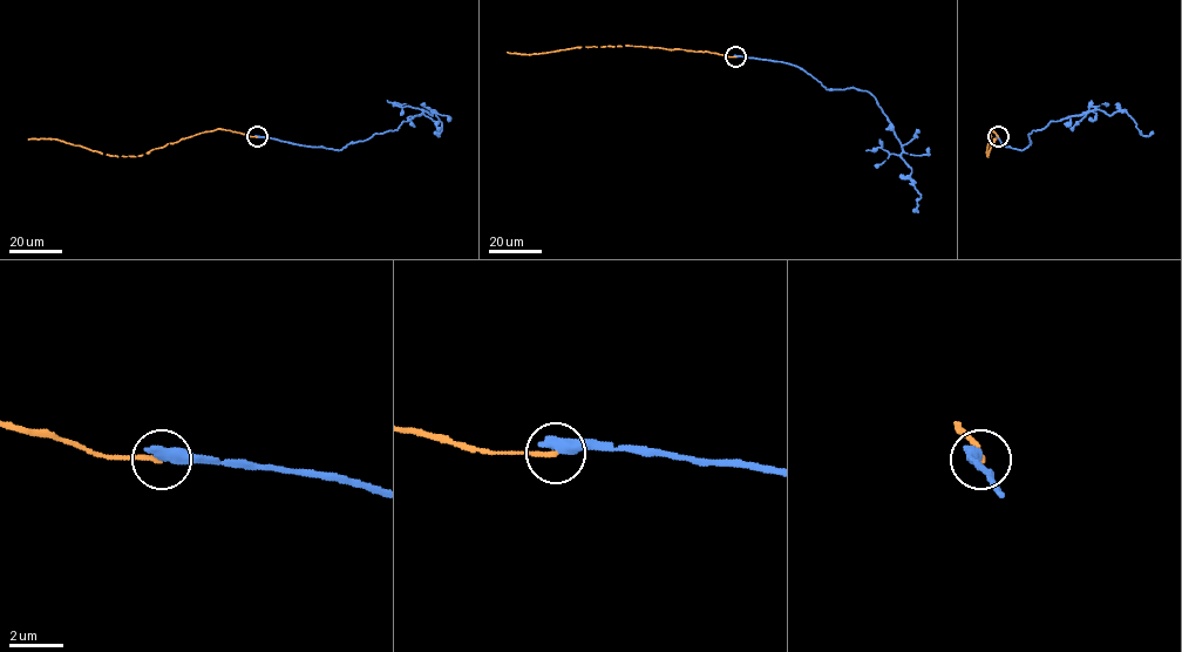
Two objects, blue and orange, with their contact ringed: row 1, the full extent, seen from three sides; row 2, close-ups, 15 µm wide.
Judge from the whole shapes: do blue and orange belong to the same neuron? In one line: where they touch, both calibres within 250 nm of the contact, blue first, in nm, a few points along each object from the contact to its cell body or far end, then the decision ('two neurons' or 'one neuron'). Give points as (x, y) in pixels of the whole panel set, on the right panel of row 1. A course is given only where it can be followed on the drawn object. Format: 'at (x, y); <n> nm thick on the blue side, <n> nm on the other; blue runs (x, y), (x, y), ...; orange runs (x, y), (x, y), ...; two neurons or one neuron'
at (998, 136); 550 nm thick on the blue side, 200 nm on the other; blue runs (998, 136), (1004, 147), (1024, 150), (1032, 130), (1095, 109), (1125, 111), (1143, 135), (1153, 131); orange runs (998, 136), (992, 129), (987, 156), (993, 140); two neurons

